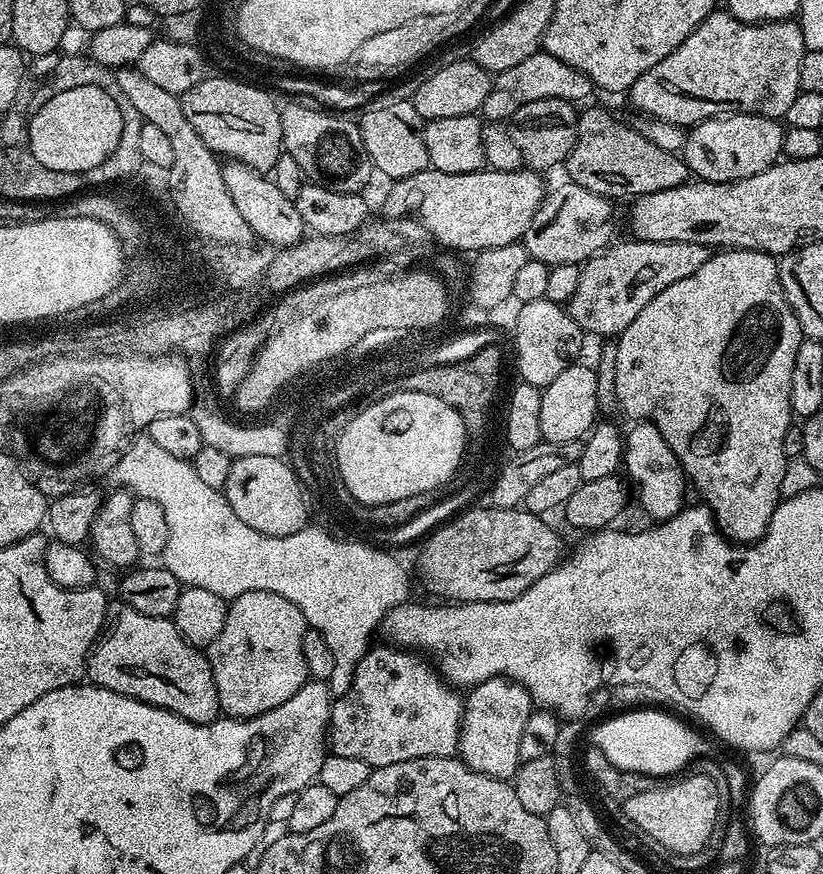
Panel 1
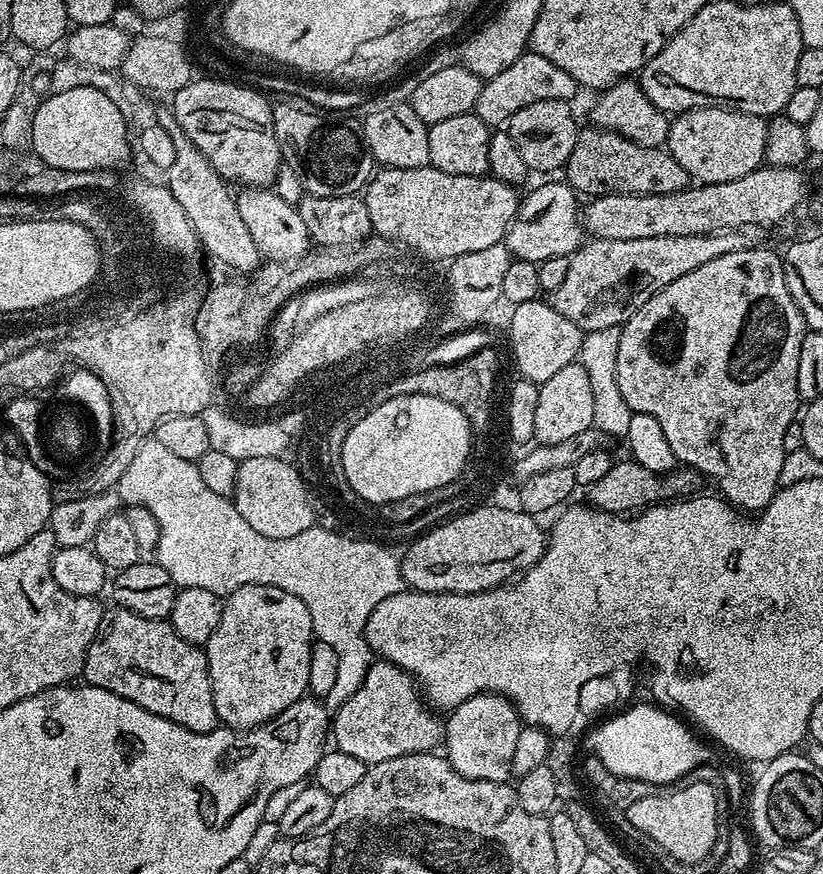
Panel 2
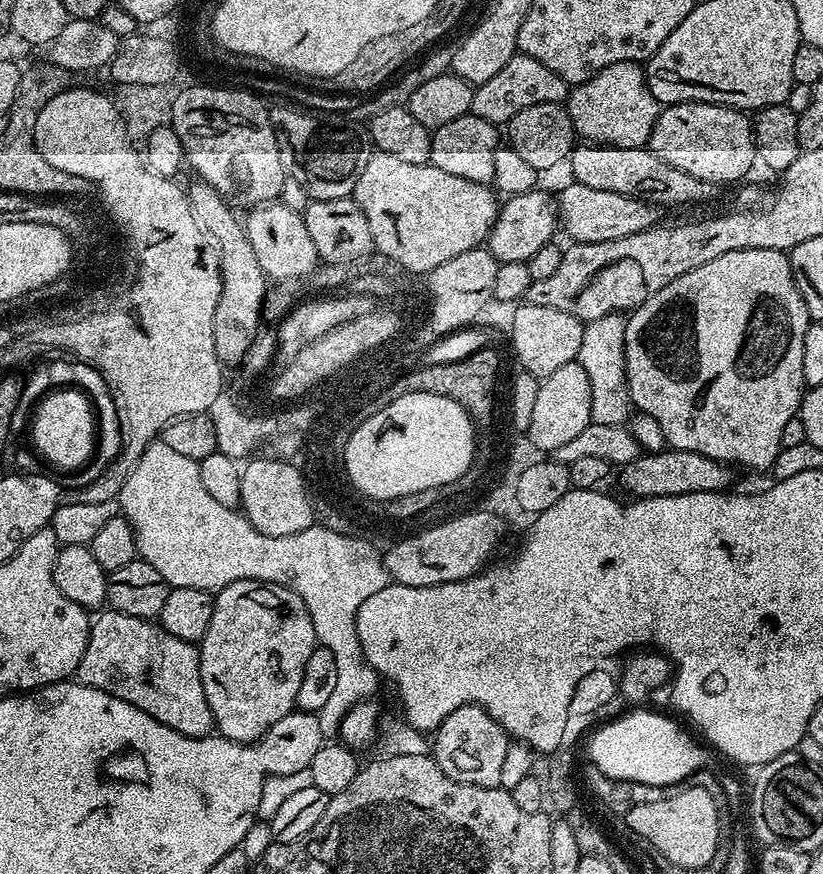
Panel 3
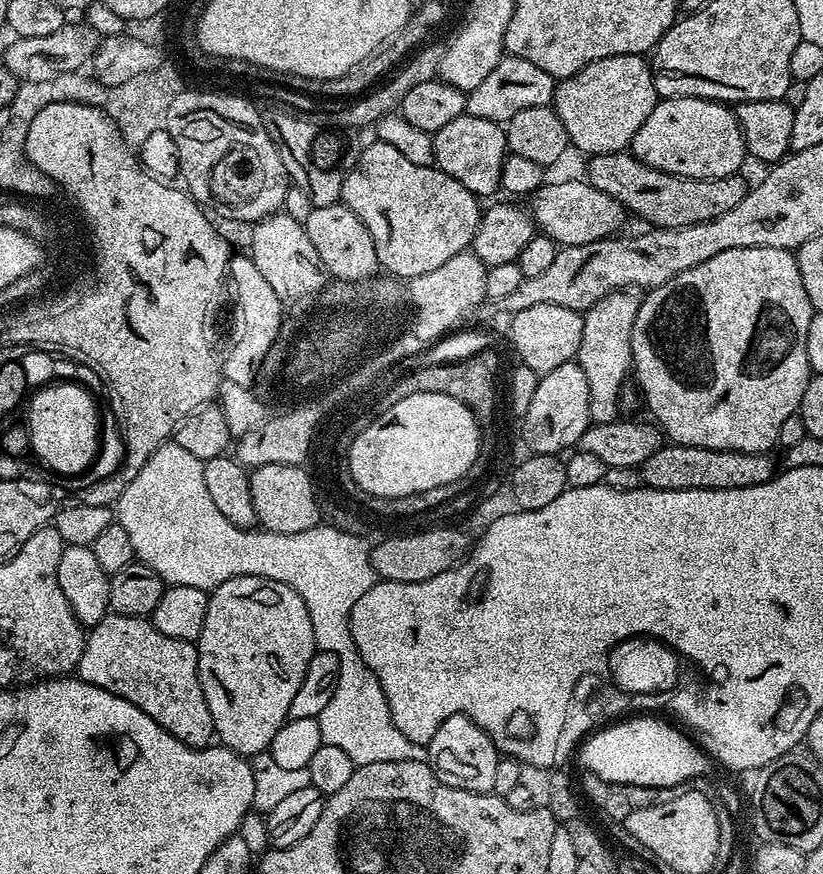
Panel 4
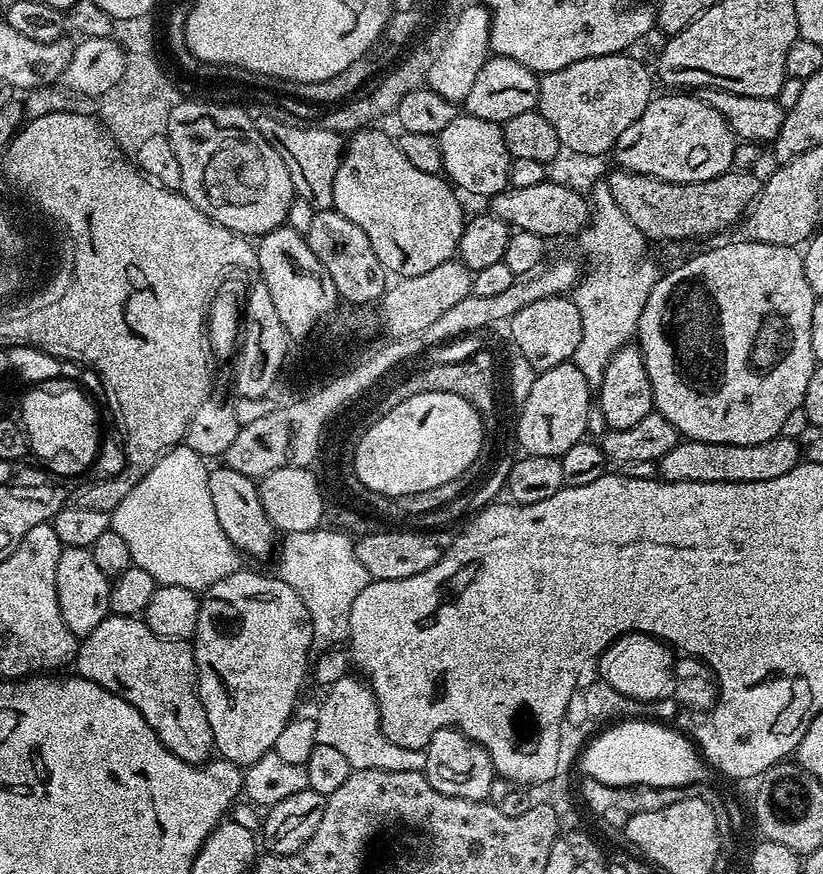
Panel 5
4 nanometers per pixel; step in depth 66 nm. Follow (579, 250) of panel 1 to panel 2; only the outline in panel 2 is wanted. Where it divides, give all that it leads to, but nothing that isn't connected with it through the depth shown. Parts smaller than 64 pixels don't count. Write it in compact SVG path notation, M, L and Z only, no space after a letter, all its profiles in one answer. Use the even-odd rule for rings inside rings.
M561 182L561 184L540 184L528 197L525 195L521 199L516 218L508 227L508 233L504 235L502 241L508 253L517 260L534 262L538 266L546 258L571 256L586 240L586 229L582 223L582 208L579 203L576 205L576 199L578 199L576 189L567 182Z

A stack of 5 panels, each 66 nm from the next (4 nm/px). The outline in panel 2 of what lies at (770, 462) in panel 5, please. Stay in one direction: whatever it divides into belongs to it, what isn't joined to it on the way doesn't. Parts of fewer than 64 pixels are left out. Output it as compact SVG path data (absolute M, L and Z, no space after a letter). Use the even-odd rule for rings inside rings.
M617 459L610 466L609 472L587 489L587 503L593 508L601 508L604 512L632 514L654 504L671 502L699 493L700 483L702 483L700 473L687 466L677 466L669 471L658 473L651 472L634 459Z

